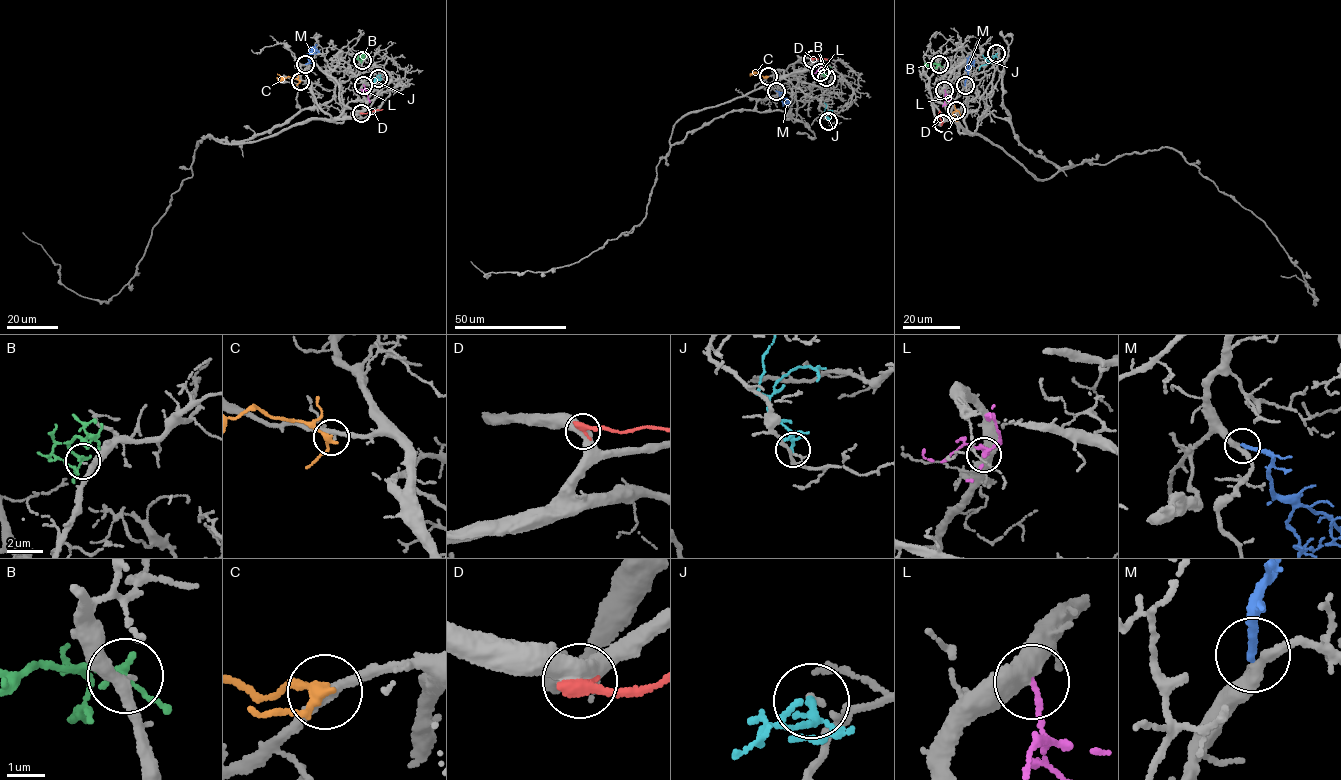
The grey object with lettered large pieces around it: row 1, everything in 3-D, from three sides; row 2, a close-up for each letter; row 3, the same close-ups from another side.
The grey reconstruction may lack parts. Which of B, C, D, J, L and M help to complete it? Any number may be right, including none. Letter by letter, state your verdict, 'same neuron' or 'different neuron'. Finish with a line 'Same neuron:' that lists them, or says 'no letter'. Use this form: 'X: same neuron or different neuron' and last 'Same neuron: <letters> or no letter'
B: different neuron
C: different neuron
D: different neuron
J: different neuron
L: different neuron
M: same neuron
Same neuron: M

